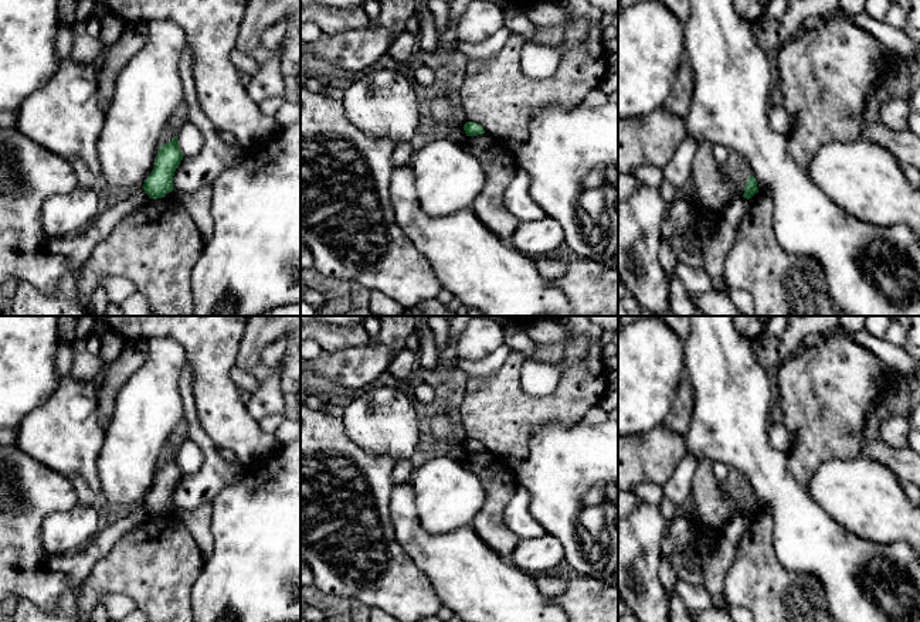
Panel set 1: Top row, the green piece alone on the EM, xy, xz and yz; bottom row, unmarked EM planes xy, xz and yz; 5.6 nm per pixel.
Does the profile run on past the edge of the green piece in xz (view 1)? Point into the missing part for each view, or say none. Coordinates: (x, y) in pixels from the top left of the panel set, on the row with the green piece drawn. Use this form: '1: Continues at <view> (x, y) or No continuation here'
1: No continuation here

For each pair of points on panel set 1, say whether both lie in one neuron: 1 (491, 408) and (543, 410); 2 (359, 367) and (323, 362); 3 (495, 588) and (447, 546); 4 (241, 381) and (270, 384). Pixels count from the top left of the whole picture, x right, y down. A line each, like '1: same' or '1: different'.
1: same
2: same
3: same
4: different

